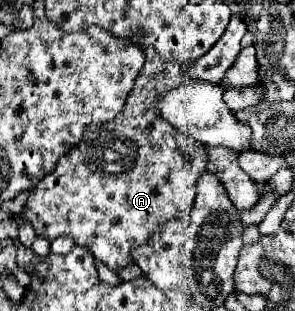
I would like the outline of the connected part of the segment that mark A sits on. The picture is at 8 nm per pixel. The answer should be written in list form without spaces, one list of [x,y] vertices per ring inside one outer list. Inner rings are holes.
[[[151,47],[145,49],[145,65],[139,71],[133,89],[127,95],[127,101],[119,115],[101,127],[101,131],[85,131],[77,147],[63,155],[53,173],[45,175],[31,191],[23,207],[21,217],[35,229],[37,237],[49,241],[71,235],[75,245],[81,245],[93,253],[95,259],[103,261],[111,271],[133,263],[131,249],[145,245],[149,237],[169,219],[179,217],[185,211],[191,211],[197,195],[197,179],[205,173],[207,151],[205,145],[193,141],[183,131],[175,131],[167,121],[159,119],[155,113],[155,101],[169,89],[181,85],[187,79],[187,71],[179,63],[167,63]]]

